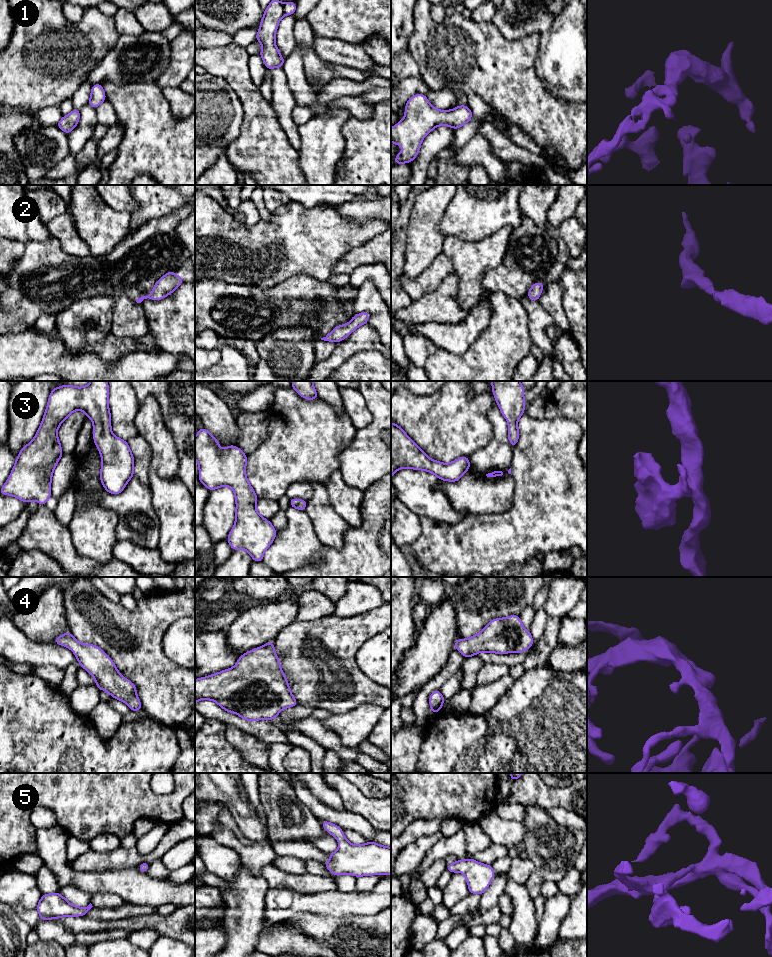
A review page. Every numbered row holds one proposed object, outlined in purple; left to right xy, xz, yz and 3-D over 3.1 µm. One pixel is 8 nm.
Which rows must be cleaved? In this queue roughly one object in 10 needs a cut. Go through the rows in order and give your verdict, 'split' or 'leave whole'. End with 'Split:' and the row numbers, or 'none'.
1: leave whole
2: leave whole
3: leave whole
4: leave whole
5: leave whole
Split: none

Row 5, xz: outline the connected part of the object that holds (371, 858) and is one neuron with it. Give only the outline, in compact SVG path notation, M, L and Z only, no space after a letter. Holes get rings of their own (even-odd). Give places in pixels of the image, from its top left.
M325 820L321 824L330 835L337 838L339 848L330 853L330 860L324 866L335 876L350 874L356 877L369 875L390 875L391 874L391 848L382 846L375 842L367 842L363 845L353 845L343 835L343 829Z

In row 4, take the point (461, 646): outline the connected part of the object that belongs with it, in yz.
M511 615L489 621L480 633L468 639L457 639L454 648L469 658L480 652L522 653L533 643L530 631L523 627L520 617Z

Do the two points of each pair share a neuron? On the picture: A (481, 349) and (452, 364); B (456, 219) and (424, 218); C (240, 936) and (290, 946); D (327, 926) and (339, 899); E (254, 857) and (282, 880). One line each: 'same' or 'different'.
A: same
B: different
C: different
D: different
E: different

